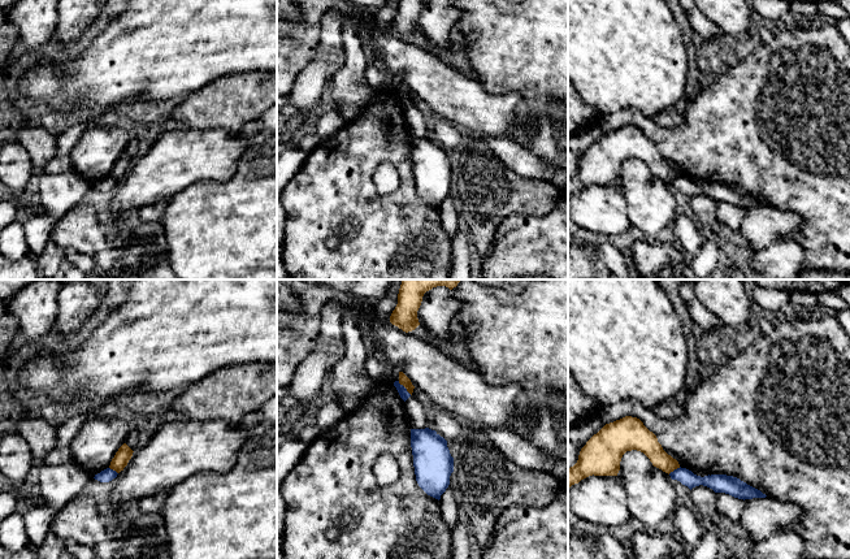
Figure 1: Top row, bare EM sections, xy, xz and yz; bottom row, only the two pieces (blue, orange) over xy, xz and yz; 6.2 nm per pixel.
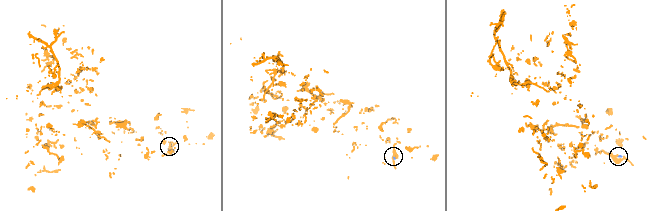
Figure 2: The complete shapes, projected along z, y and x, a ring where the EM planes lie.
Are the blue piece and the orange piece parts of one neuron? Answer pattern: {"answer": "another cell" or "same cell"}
{"answer": "another cell"}

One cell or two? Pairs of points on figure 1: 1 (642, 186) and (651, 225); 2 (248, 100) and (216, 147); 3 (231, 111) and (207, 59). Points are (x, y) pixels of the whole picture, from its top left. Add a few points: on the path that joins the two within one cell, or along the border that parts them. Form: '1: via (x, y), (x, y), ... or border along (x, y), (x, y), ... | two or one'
1: via (647, 195), (651, 216) | one
2: border along (196, 129), (224, 129), (230, 134), (238, 134) | two
3: border along (247, 70), (213, 78), (191, 94) | two

